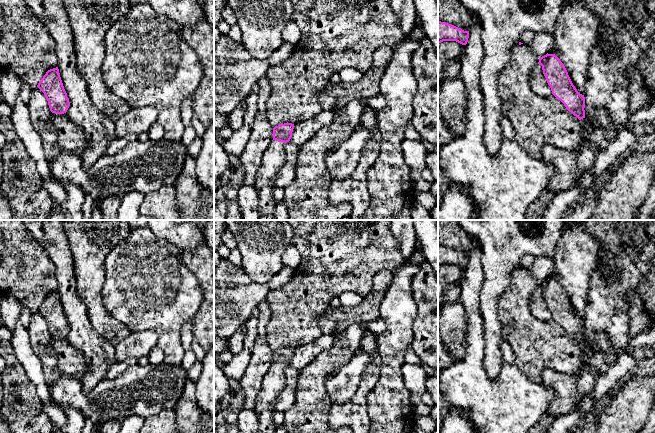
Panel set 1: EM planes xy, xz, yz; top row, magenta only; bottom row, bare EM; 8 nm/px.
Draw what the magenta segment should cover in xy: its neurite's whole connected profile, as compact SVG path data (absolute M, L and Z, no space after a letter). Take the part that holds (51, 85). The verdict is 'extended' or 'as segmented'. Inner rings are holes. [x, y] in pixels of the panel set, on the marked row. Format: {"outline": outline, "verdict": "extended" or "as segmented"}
{"outline": "M58 67L48 70L37 87L44 93L52 113L64 114L67 112L70 102Z", "verdict": "as segmented"}

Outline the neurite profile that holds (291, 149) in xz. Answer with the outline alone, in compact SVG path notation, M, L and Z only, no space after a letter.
M291 141L285 143L286 161L272 180L274 187L285 189L295 179L299 147Z

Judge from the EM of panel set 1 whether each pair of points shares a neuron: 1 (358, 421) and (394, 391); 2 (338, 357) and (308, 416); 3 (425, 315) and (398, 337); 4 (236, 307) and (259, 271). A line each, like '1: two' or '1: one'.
1: two
2: one
3: two
4: two

